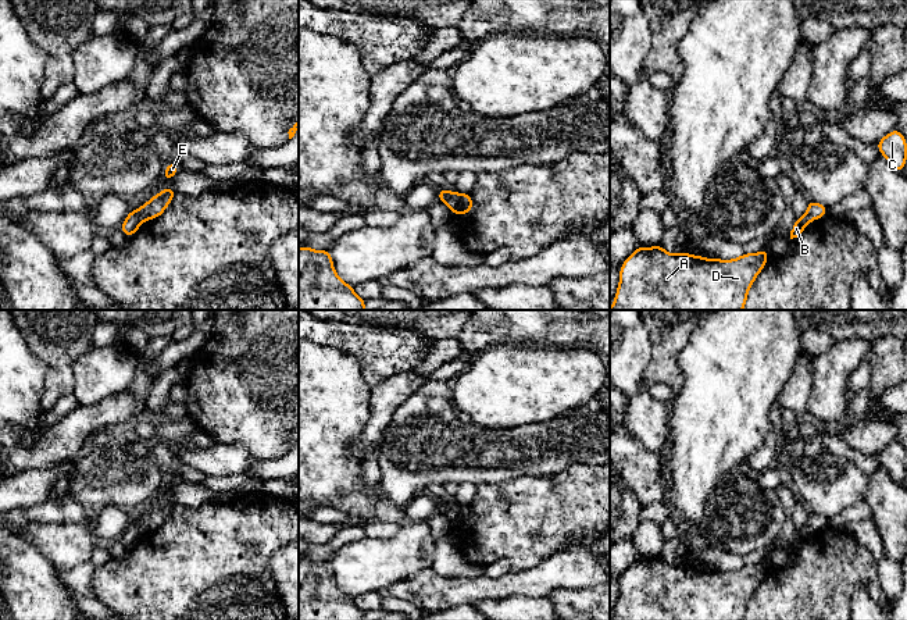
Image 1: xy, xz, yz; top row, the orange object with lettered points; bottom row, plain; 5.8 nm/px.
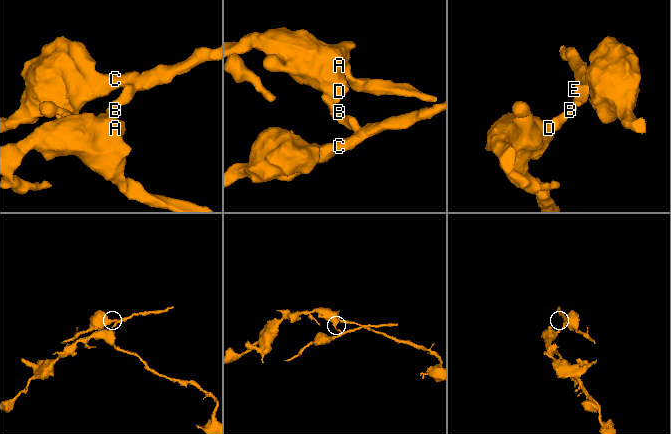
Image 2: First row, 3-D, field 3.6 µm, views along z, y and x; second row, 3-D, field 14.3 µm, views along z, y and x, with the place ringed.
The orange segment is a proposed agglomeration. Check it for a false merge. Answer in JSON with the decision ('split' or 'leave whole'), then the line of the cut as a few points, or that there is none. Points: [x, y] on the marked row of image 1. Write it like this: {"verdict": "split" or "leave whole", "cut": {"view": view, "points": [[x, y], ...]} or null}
{"verdict": "split", "cut": {"view": "xz", "points": [[456, 193], [445, 202]]}}

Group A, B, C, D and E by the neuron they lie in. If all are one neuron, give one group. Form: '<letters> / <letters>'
A B D / C E

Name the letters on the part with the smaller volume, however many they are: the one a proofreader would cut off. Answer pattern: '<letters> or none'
C, E

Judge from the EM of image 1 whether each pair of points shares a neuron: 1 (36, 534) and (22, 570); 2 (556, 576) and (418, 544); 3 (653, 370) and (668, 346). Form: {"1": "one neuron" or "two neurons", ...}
{"1": "two neurons", "2": "two neurons", "3": "one neuron"}

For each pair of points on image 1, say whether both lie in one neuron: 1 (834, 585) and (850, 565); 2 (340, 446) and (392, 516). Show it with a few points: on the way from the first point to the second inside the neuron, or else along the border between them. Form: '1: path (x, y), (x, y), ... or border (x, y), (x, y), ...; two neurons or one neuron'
1: path (835, 580), (845, 570); one neuron
2: path (340, 466), (340, 473), (372, 505); one neuron

